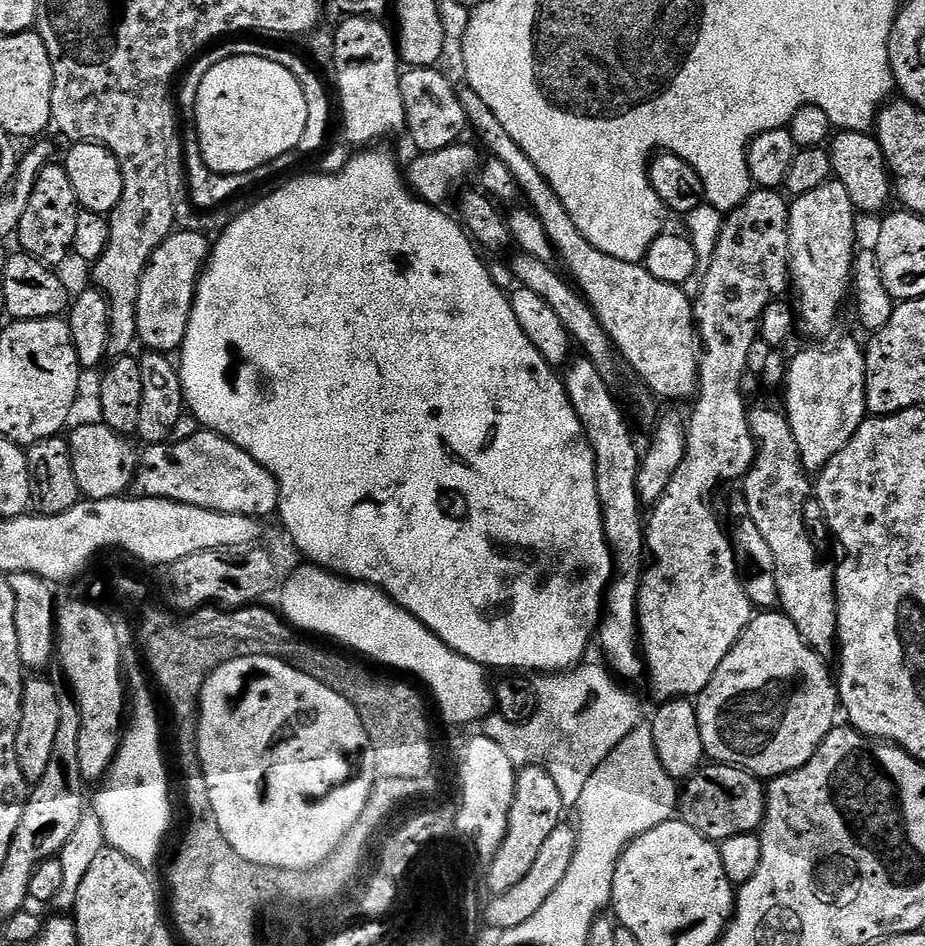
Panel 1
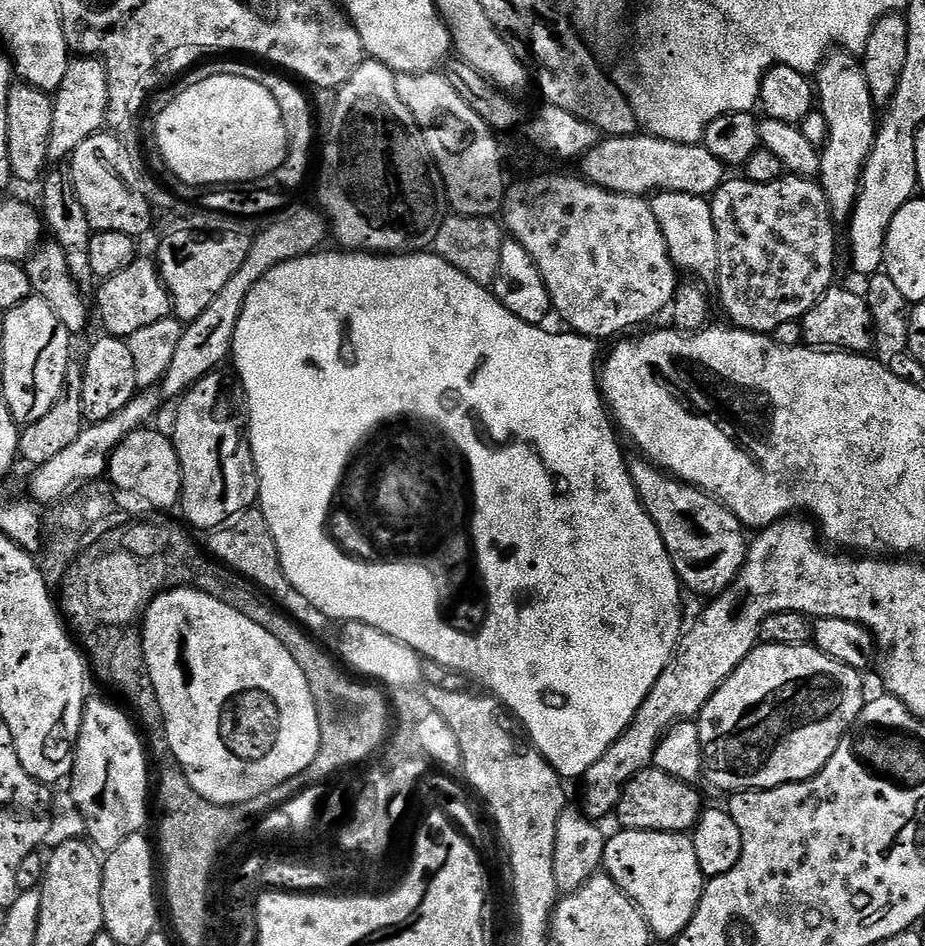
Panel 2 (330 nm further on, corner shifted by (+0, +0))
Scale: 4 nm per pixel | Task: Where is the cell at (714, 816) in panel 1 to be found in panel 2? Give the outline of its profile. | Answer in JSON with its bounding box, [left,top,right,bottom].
[616,768,702,833]

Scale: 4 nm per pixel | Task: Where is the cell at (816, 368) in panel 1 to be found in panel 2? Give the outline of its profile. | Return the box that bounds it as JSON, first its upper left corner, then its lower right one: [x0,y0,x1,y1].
[814,50,878,222]

